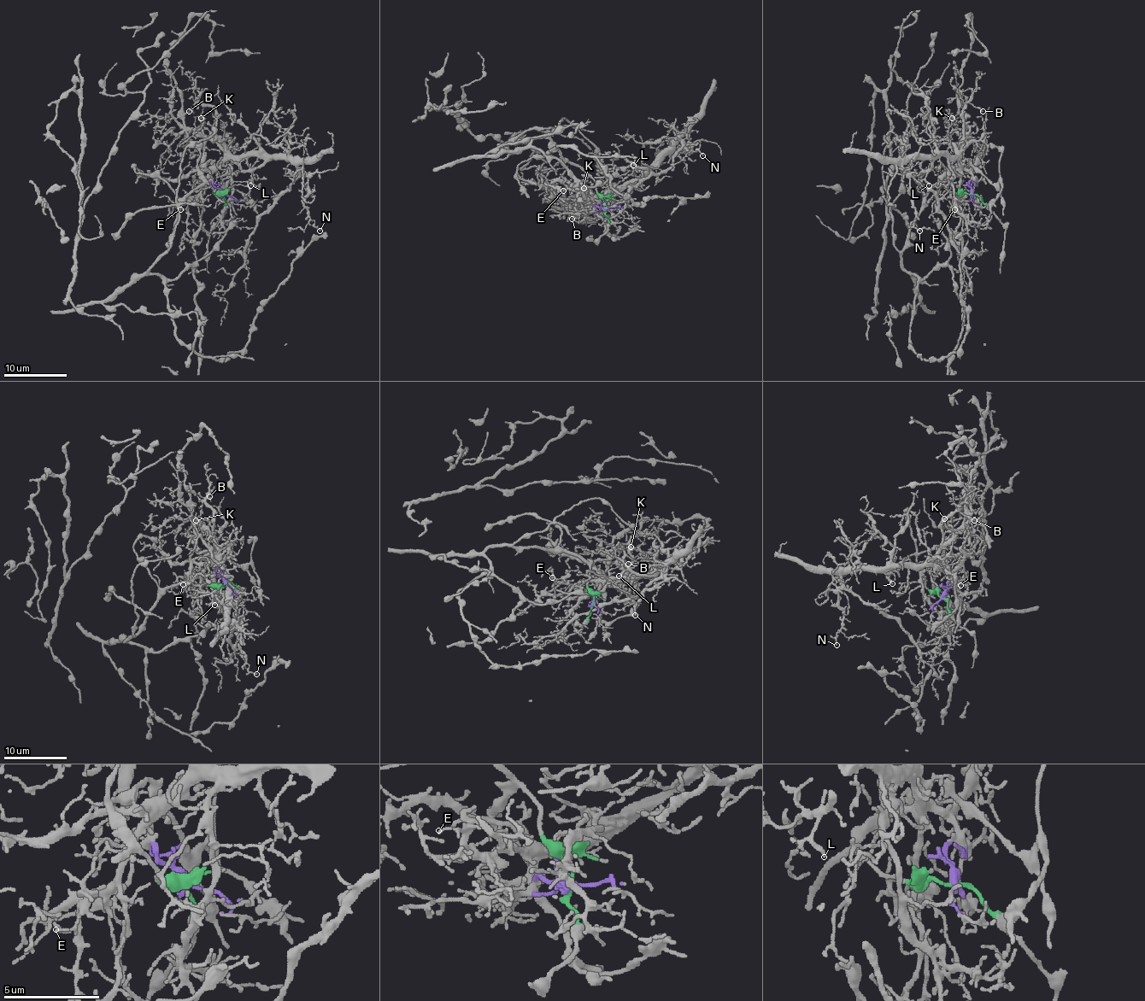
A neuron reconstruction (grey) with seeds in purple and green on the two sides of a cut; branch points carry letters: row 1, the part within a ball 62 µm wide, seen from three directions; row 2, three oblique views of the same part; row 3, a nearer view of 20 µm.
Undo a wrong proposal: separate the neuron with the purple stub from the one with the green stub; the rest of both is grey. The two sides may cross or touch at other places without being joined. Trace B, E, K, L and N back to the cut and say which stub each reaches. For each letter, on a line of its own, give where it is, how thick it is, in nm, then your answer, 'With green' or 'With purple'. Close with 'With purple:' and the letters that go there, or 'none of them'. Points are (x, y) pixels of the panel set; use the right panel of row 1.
B: Place: (983, 111). Thickness 180 nm. With purple
E: Place: (954, 209). Thickness 120 nm. With purple
K: Place: (952, 118). Thickness 200 nm. With purple
L: Place: (929, 185). Thickness 220 nm. With purple
N: Place: (919, 231). Thickness 120 nm. With purple
With purple: B, E, K, L, N

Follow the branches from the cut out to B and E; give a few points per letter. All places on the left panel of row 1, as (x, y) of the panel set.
B: (224, 194), (213, 184), (211, 176), (211, 168), (224, 155), (214, 131), (214, 109), (198, 103), (189, 111)
E: (224, 194), (213, 184), (209, 172), (202, 190), (192, 196), (184, 209), (179, 209)

